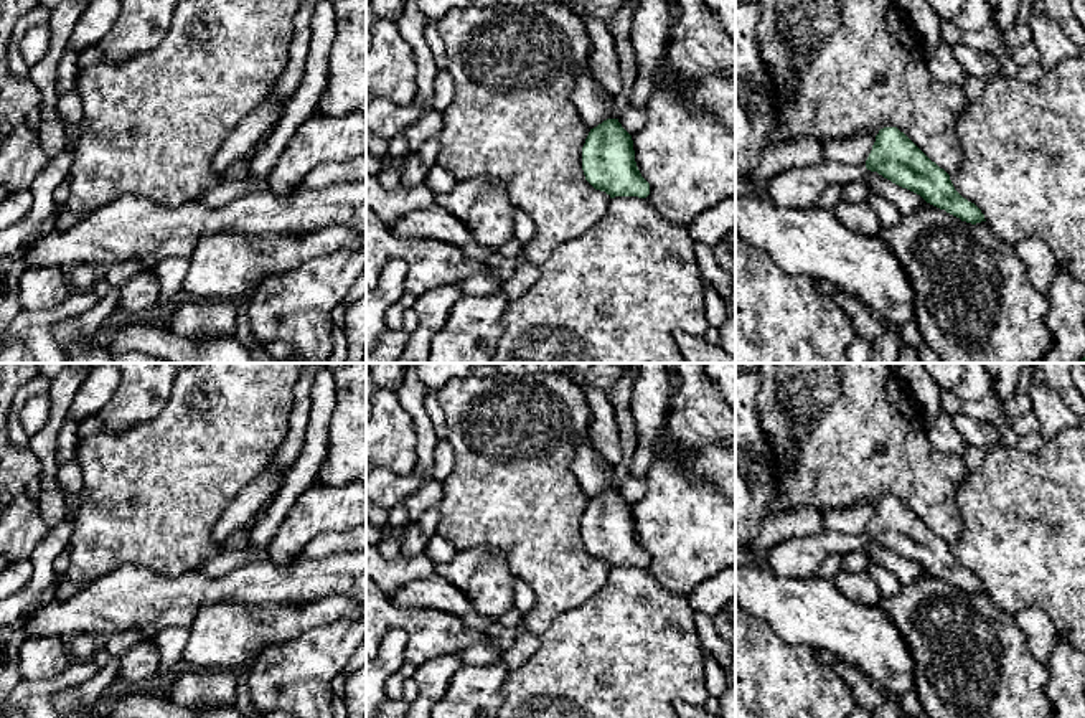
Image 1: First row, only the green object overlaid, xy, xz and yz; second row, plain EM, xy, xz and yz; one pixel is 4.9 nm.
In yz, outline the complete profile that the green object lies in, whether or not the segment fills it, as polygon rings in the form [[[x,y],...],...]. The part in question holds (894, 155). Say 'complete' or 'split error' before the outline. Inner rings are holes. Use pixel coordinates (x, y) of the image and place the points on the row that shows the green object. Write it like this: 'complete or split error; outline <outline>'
split error; outline [[[897,127],[879,130],[864,165],[824,160],[793,167],[767,180],[767,196],[777,206],[813,208],[829,185],[844,187],[864,180],[869,170],[920,195],[927,203],[961,221],[971,224],[986,221],[981,210],[955,190],[950,175]]]

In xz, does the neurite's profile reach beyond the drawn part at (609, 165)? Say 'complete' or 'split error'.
split error

